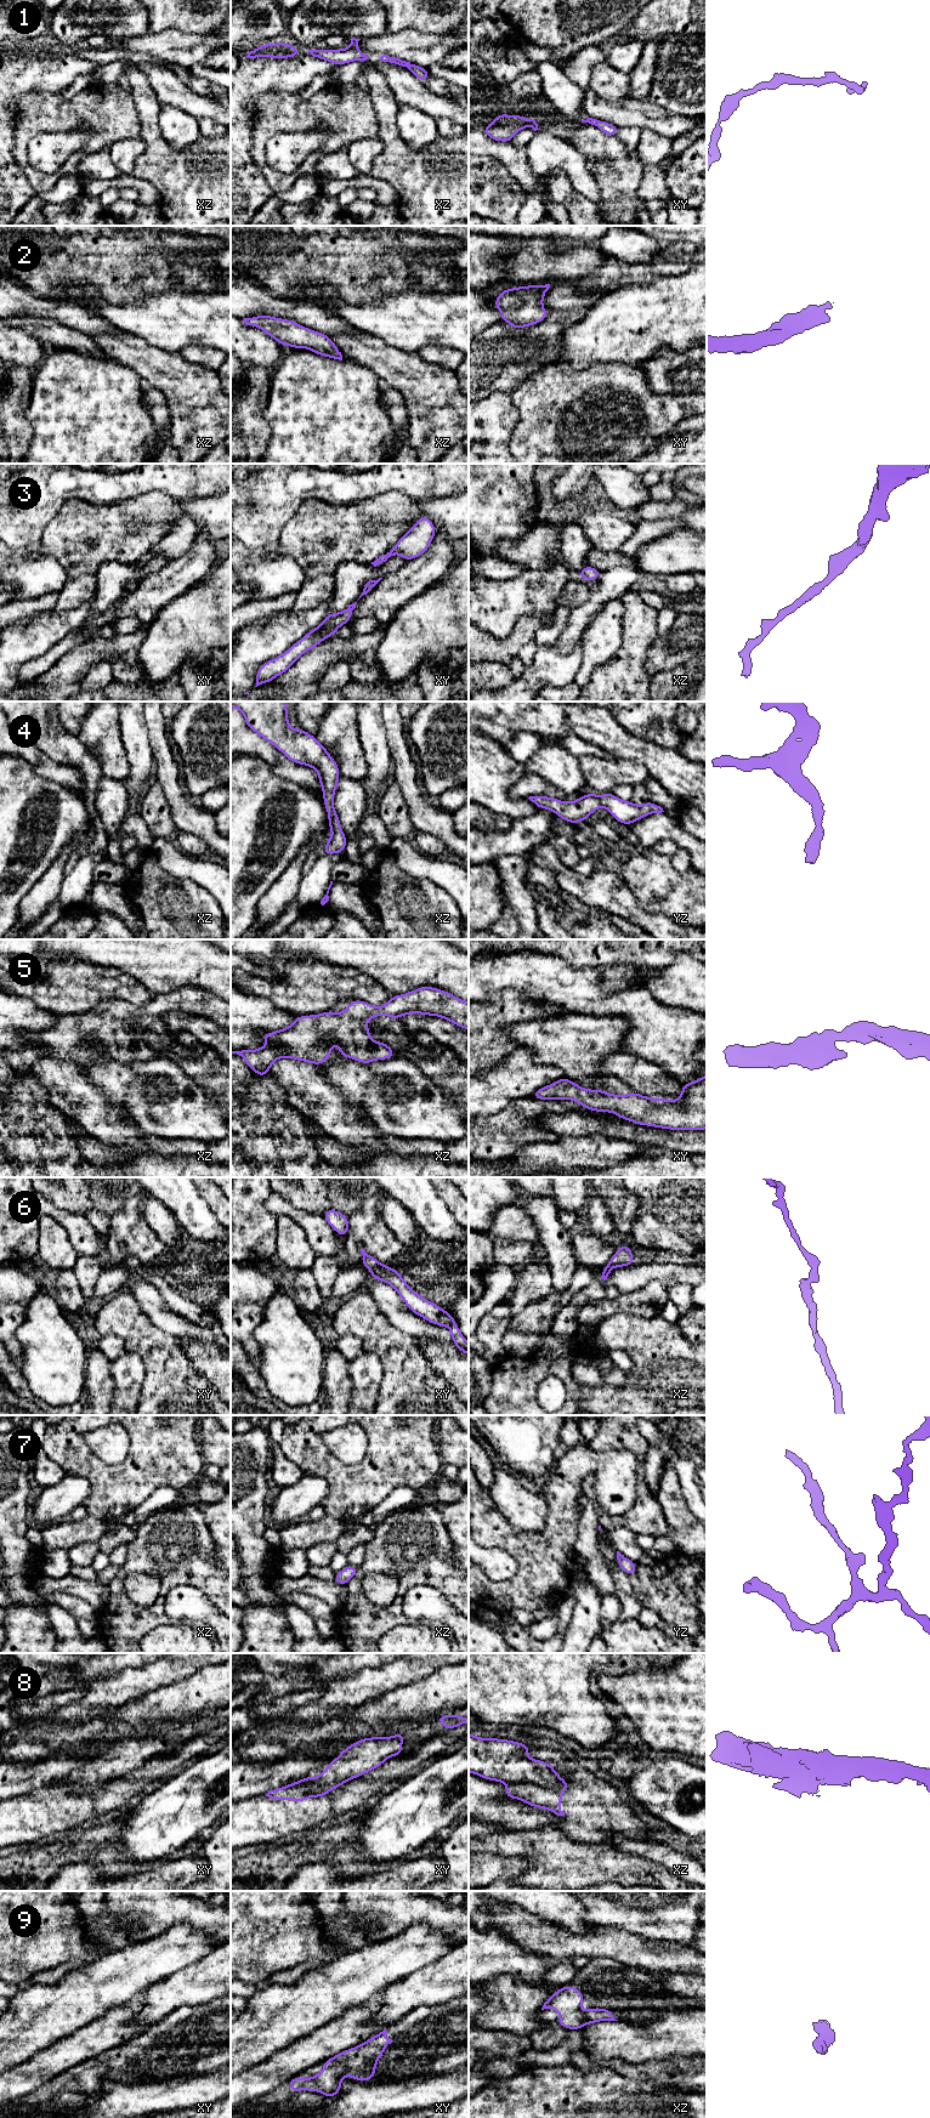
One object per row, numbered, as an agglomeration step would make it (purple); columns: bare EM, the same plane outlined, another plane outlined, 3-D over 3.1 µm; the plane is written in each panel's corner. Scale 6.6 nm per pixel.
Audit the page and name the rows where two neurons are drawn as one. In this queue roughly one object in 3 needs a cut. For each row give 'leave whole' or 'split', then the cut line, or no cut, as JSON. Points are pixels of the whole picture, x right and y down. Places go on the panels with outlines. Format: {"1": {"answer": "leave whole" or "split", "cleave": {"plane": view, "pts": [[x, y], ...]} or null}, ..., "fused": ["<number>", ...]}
{"1": {"answer": "leave whole", "cleave": null}, "2": {"answer": "leave whole", "cleave": null}, "3": {"answer": "leave whole", "cleave": null}, "4": {"answer": "leave whole", "cleave": null}, "5": {"answer": "leave whole", "cleave": null}, "6": {"answer": "leave whole", "cleave": null}, "7": {"answer": "leave whole", "cleave": null}, "8": {"answer": "split", "cleave": {"plane": "xz", "pts": [[508, 1782], [532, 1782], [549, 1788], [565, 1789]]}}, "9": {"answer": "leave whole", "cleave": null}, "fused": ["8"]}

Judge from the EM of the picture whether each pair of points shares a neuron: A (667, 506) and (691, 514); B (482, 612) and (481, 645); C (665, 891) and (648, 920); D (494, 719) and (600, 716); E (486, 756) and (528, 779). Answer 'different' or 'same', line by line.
A: same
B: different
C: different
D: same
E: different

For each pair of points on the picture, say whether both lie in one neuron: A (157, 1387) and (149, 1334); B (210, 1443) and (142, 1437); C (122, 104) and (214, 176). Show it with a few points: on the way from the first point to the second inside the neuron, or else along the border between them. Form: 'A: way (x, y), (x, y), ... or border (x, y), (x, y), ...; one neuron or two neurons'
A: way (157, 1374), (156, 1347); one neuron
B: border (197, 1430), (198, 1448), (205, 1464); two neurons
C: border (129, 91), (137, 113), (140, 135); two neurons

